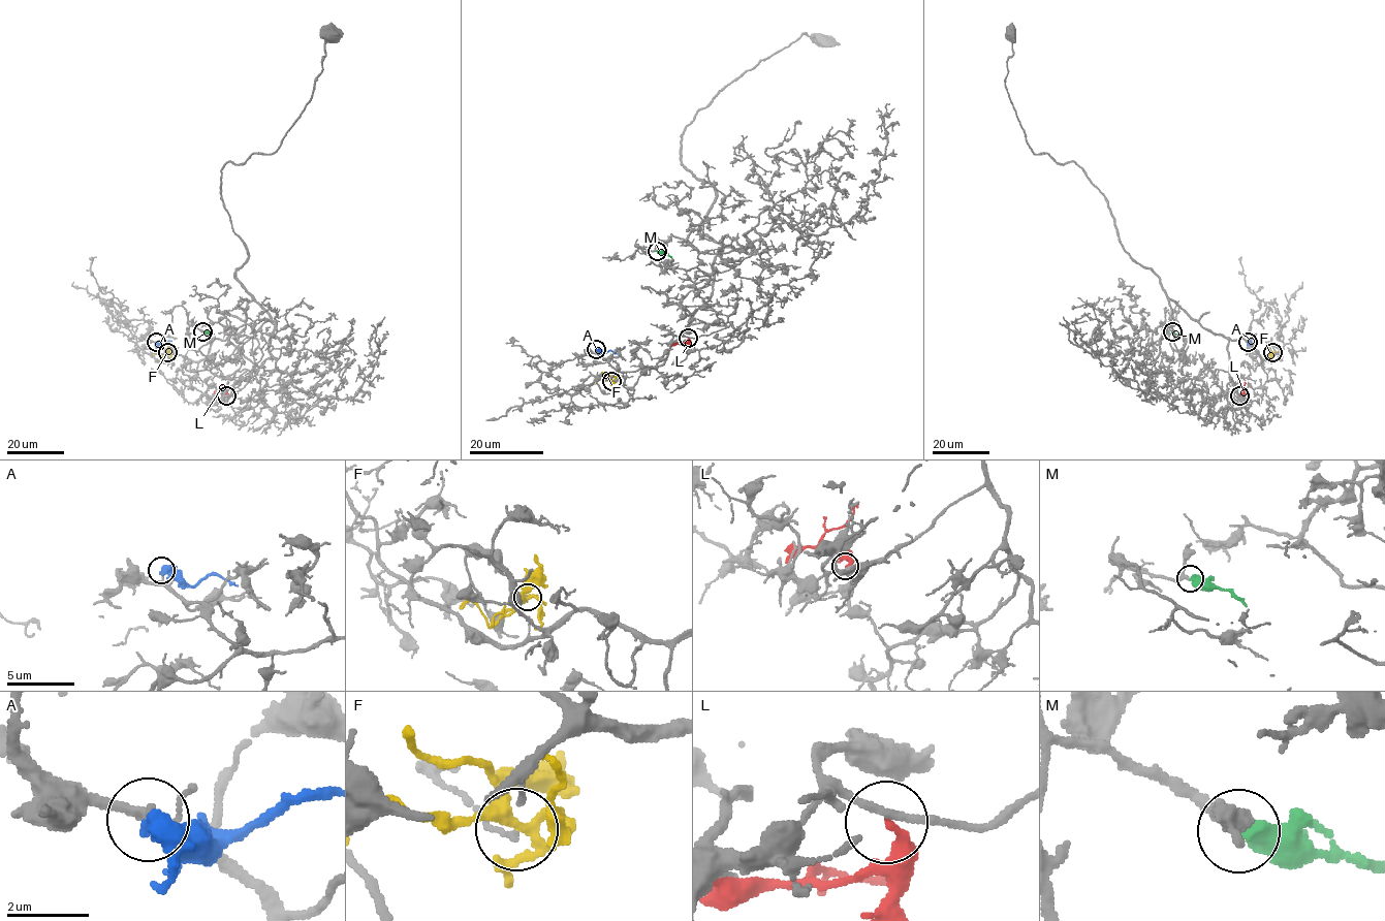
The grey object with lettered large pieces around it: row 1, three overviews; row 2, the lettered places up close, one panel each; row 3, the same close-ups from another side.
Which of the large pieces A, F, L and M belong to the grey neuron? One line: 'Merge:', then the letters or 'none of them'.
Merge: M

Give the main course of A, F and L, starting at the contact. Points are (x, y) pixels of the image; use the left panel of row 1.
A: (156, 342), (171, 340)
F: (167, 352), (160, 357), (153, 355)
L: (226, 395), (221, 389), (228, 382)

